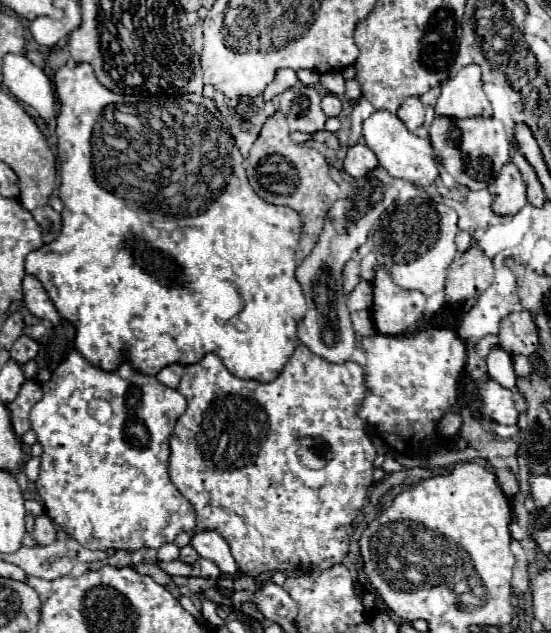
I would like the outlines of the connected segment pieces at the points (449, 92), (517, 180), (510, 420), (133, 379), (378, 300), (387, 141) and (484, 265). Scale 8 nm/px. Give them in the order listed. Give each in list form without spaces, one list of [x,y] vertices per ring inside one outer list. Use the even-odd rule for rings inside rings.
[[[477,65],[463,67],[443,85],[435,103],[435,115],[451,119],[491,117],[491,103],[483,91],[481,69]]]
[[[507,163],[497,181],[495,181],[495,195],[493,195],[493,213],[495,215],[515,215],[519,213],[525,203],[527,203],[527,197],[525,197],[525,183],[521,179],[521,173],[519,169],[513,165],[513,163]]]
[[[475,367],[471,371],[471,379],[483,403],[483,413],[497,423],[515,425],[519,413],[513,403],[513,391],[495,383],[495,379],[491,379],[481,367]]]
[[[71,349],[63,363],[51,373],[51,379],[43,385],[43,399],[31,409],[31,429],[43,445],[37,495],[45,505],[47,517],[83,547],[101,551],[159,549],[165,543],[173,543],[179,533],[191,533],[197,521],[195,509],[171,483],[167,471],[169,437],[175,421],[185,409],[187,401],[179,391],[161,385],[155,377],[135,371],[129,363],[107,373],[93,367],[81,353]],[[103,397],[113,409],[113,417],[105,425],[93,419],[87,411],[87,399]]]
[[[379,269],[373,279],[371,315],[375,327],[383,335],[403,335],[415,321],[423,317],[425,301],[421,291],[405,291],[397,287],[385,269]]]
[[[375,111],[371,117],[363,121],[363,139],[367,147],[377,155],[379,165],[387,169],[391,177],[407,179],[413,185],[431,185],[437,179],[439,169],[433,157],[431,143],[411,133],[397,115],[389,111]]]
[[[473,245],[451,263],[445,287],[445,301],[449,305],[455,305],[475,299],[491,285],[493,273],[493,261],[479,247]]]

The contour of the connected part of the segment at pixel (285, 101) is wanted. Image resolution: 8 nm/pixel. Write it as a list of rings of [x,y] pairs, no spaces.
[[[301,83],[279,95],[279,111],[287,117],[287,123],[293,131],[323,131],[327,117],[321,111],[319,103],[319,91],[315,87],[307,87]]]

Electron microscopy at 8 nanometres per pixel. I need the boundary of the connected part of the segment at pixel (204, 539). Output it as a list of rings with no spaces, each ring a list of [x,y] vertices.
[[[215,531],[195,533],[191,539],[191,545],[195,547],[195,551],[201,557],[215,561],[215,565],[221,569],[221,573],[235,575],[239,571],[233,555],[229,551],[229,545],[225,543],[225,539],[219,533],[215,533]]]

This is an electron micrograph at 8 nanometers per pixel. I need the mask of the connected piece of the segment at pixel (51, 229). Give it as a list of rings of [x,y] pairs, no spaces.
[[[43,205],[43,207],[35,209],[33,217],[43,231],[43,241],[45,243],[51,243],[59,237],[59,233],[61,233],[61,215],[57,211],[53,211],[51,205]]]

